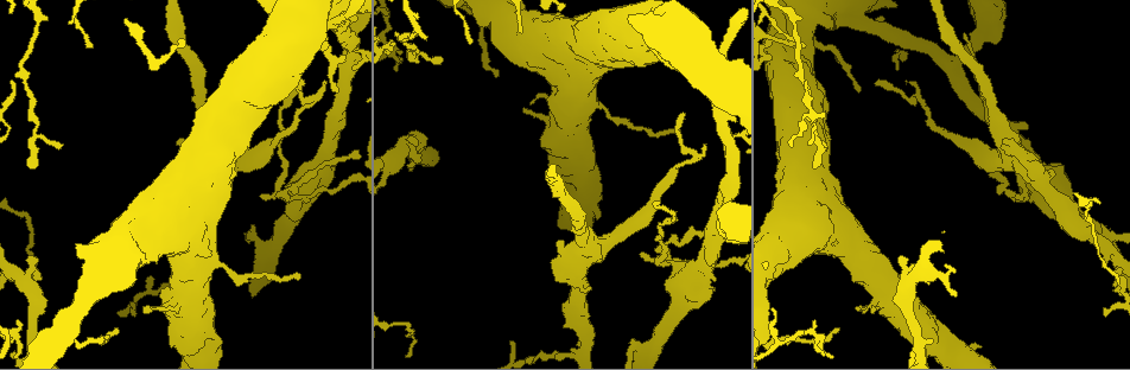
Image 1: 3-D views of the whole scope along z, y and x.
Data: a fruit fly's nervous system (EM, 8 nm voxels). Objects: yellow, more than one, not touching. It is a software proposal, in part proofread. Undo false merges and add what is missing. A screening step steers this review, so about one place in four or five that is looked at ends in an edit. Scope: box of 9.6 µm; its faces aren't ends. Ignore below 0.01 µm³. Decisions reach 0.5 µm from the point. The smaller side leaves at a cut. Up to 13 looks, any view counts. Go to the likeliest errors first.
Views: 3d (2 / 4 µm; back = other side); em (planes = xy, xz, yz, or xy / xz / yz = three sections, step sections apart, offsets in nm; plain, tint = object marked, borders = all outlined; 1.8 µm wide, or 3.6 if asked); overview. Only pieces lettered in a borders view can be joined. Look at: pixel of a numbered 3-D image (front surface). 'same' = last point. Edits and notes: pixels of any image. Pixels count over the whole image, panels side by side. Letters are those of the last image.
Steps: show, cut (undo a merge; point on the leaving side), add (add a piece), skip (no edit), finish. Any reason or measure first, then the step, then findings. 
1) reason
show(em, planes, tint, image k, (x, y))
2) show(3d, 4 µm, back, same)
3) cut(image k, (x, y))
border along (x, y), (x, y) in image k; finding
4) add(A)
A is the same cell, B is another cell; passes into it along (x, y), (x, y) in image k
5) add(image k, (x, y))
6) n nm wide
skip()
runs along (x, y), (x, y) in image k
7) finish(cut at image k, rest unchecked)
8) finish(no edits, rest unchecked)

sudden change in width
show(em, planes, plain, image 1, (143, 234))

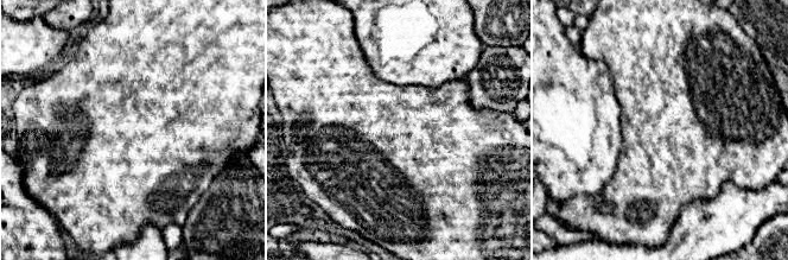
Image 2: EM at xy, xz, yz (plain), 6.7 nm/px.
show(em, planes, borders, same)

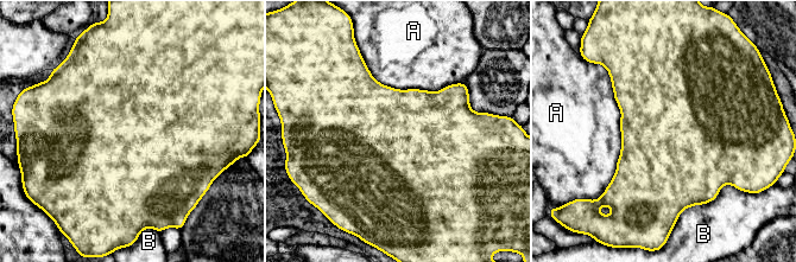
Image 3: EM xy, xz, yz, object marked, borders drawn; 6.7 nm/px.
900 nm wide
skip()
A and B are other cells; border along (608, 72), (620, 155), (605, 190) in image 3; all the same neuron

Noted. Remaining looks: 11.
narrows sharply
show(em, planes, borders, image 1, (930, 114))

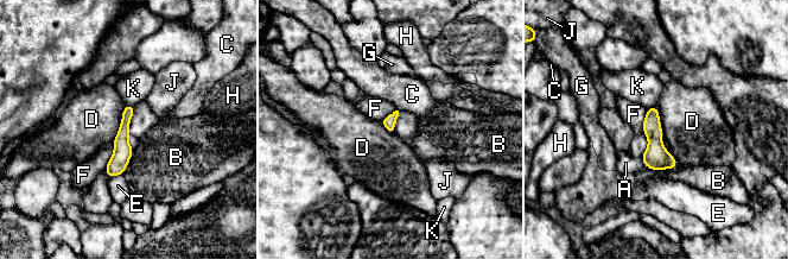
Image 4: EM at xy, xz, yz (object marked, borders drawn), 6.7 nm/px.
90 nm wide
add(A)
A is the same cell, B, C, D, E, F, G, H, J and K are other cells; it goes on there

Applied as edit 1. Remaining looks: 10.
sharp bend
show(em, xz, step 16, tint, image 1, (1033, 190))

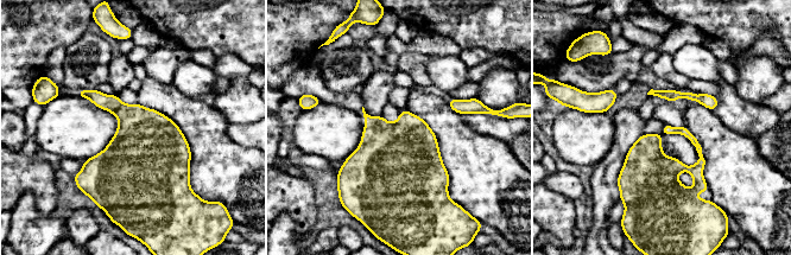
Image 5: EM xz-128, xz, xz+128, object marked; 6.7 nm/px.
show(em, planes, borders, same)

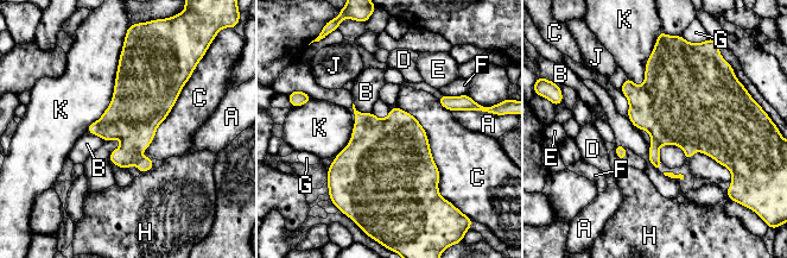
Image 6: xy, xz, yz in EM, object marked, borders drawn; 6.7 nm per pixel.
360 nm wide
cut(image 6, (134, 124))
A, B, C, D, E, F, G, H, J and K are other cells; border along (139, 157), (133, 163) in image 6; a second neuron is stuck on

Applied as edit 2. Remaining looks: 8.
show(overview)

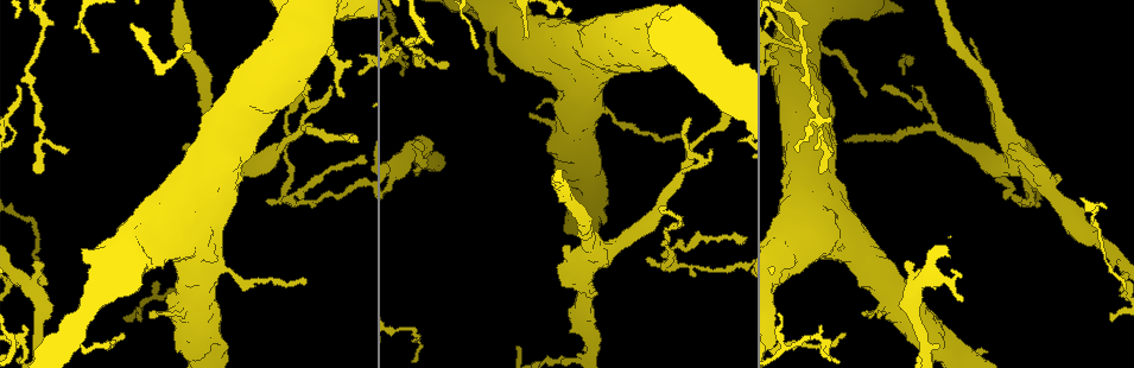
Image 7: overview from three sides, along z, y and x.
show(em, xy, step 4, borders, image 7, (661, 206))

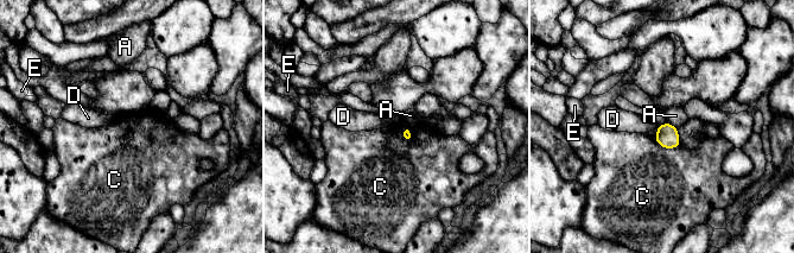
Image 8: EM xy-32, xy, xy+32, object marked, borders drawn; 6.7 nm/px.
C touches over 200 nm
skip()
A, C, D and E are other cells; none of them fits

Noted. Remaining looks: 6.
finish(add at image 4, cut at image 6, rest unchecked)

